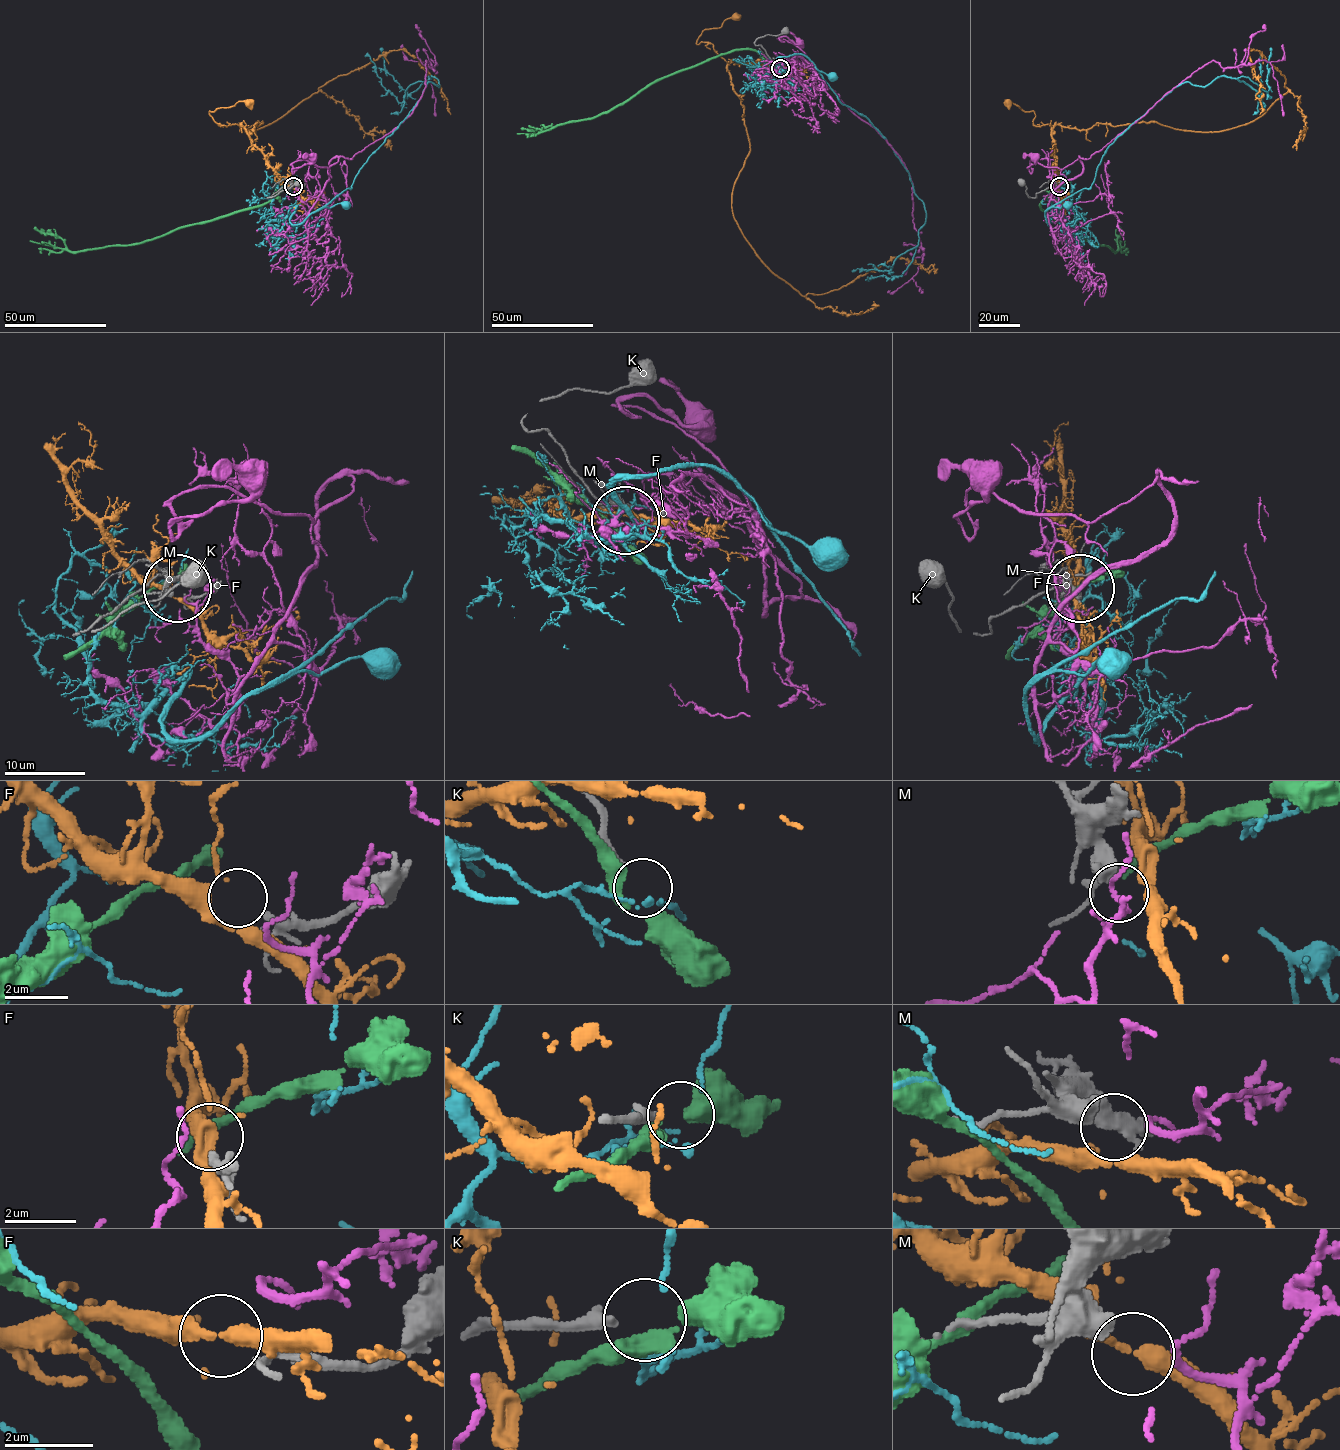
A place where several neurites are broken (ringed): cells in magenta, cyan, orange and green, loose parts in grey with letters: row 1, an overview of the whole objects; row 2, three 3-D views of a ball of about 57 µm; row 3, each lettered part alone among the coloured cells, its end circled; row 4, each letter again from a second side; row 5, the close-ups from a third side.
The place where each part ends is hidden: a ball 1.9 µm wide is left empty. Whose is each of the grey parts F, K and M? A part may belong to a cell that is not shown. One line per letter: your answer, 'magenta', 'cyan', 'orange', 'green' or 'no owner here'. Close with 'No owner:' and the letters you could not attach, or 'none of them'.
F: orange
K: no owner here
M: magenta
No owner: K

